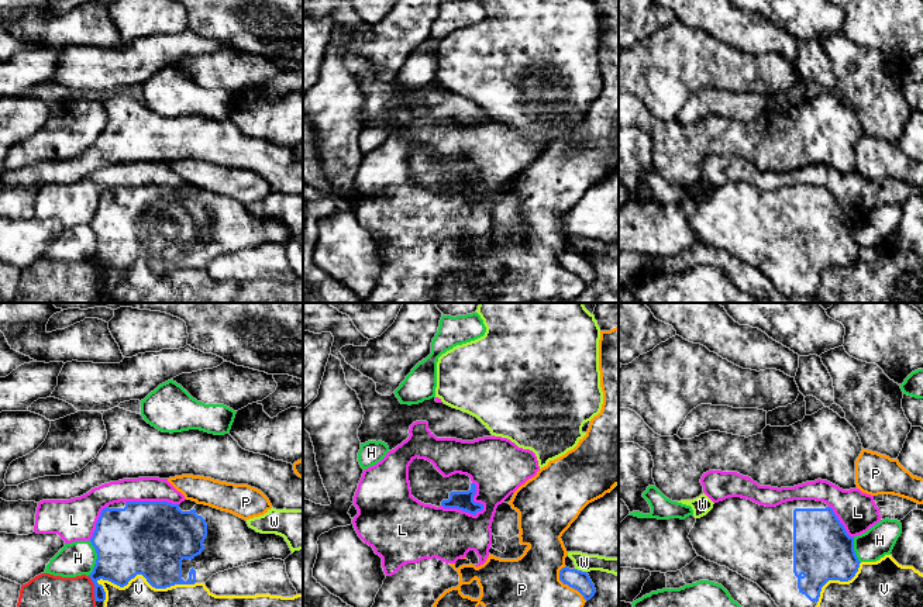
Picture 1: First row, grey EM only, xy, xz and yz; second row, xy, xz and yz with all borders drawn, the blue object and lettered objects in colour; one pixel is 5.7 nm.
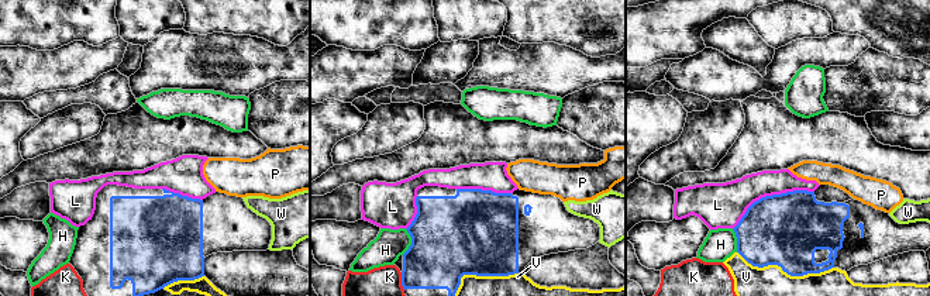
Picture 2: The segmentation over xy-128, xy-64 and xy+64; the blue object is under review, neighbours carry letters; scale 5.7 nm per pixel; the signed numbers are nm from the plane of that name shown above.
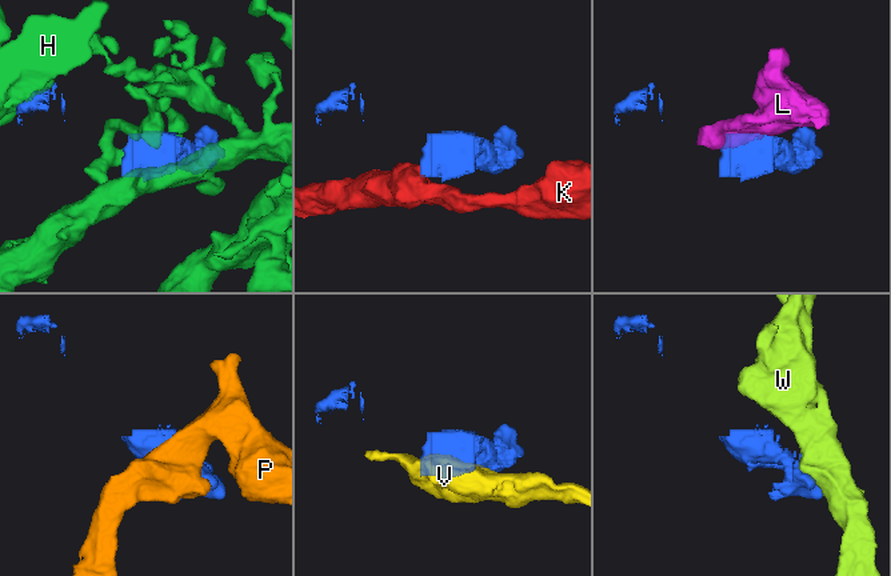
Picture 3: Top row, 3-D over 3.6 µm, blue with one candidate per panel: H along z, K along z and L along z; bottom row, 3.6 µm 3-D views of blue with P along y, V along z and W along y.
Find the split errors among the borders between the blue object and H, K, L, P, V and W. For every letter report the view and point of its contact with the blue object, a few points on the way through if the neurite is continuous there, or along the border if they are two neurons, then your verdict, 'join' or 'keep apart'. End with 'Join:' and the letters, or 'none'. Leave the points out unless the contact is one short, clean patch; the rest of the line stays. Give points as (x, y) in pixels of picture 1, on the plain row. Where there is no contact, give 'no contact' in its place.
H: meets blue in xy at (97, 242); keep apart
K: meets blue in xy at (95, 273); border along xy (88, 261), (93, 269), (93, 282), (96, 285); keep apart
L: meets blue in xz at (462, 195); keep apart
P: meets blue in xz at (567, 268); keep apart
V: meets blue in xy at (145, 262); keep apart
W: meets blue in xz at (581, 255); keep apart
Join: none

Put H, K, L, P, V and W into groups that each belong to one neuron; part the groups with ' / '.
H / K / L / P / V / W

